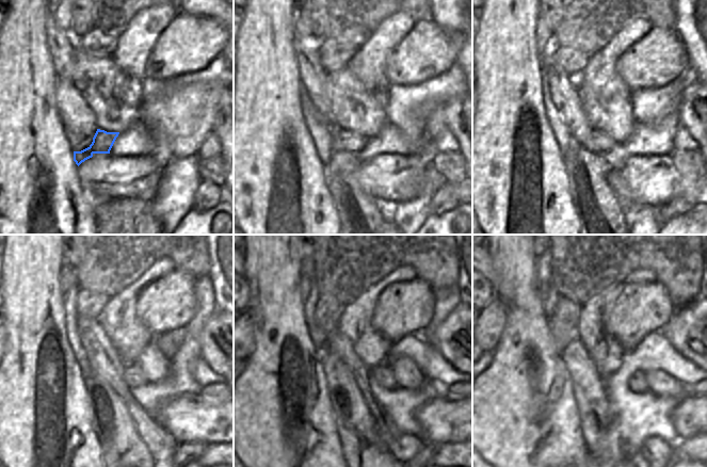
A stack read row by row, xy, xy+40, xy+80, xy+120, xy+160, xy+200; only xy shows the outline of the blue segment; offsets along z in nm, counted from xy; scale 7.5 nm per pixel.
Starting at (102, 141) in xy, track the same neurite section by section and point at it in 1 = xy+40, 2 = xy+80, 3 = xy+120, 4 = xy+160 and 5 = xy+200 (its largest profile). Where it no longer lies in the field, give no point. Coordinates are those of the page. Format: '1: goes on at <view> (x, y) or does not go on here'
1: goes on at xy+40 (341, 140)
2: goes on at xy+80 (599, 143)
3: goes on at xy+120 (133, 375)
4: goes on at xy+160 (383, 374)
5: goes on at xy+200 (638, 383)

